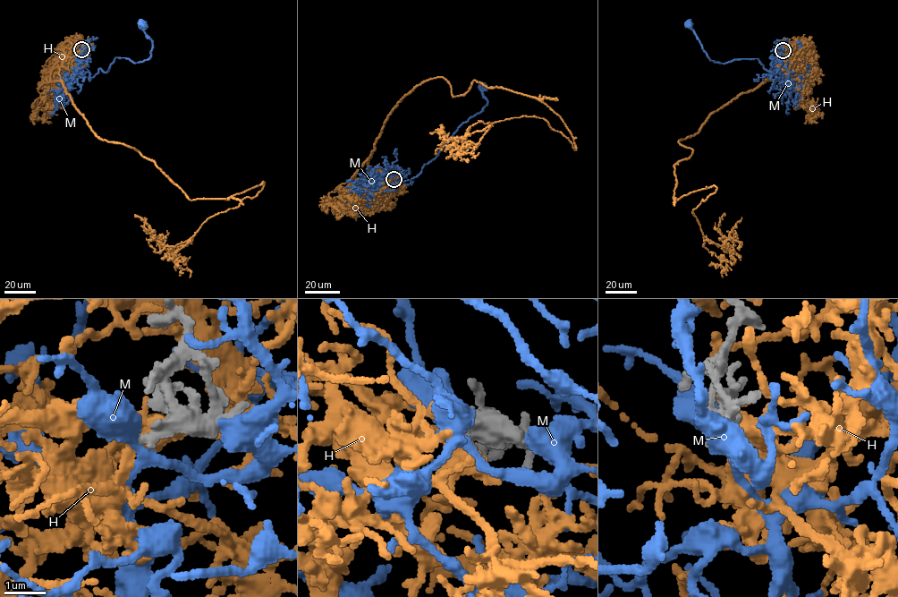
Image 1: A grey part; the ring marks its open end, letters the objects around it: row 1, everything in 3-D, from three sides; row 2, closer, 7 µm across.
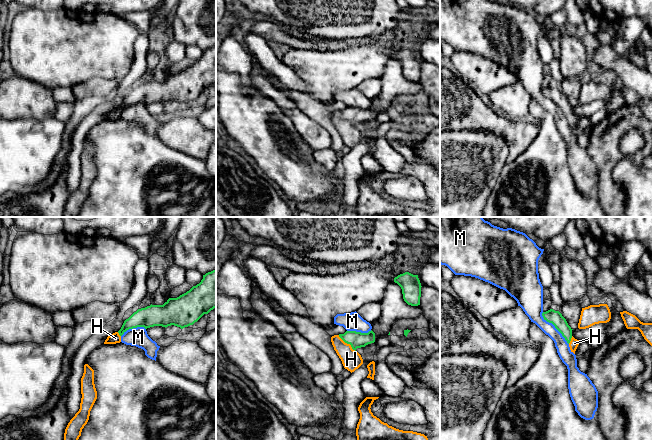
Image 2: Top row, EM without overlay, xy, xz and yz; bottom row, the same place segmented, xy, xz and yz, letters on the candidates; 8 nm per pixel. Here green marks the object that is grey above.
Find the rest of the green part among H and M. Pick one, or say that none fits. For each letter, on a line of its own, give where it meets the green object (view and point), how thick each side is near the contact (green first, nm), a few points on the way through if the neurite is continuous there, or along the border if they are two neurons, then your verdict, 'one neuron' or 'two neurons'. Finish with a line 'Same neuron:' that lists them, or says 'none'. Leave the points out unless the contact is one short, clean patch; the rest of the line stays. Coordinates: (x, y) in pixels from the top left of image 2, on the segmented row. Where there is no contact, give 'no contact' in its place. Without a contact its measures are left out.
H: xz (347, 343) | 130/160 nm | across xz (356, 339), (347, 343), (347, 353), (351, 359) | one neuron
M: yz (555, 327) | 110/160 nm | two neurons
Same neuron: H

